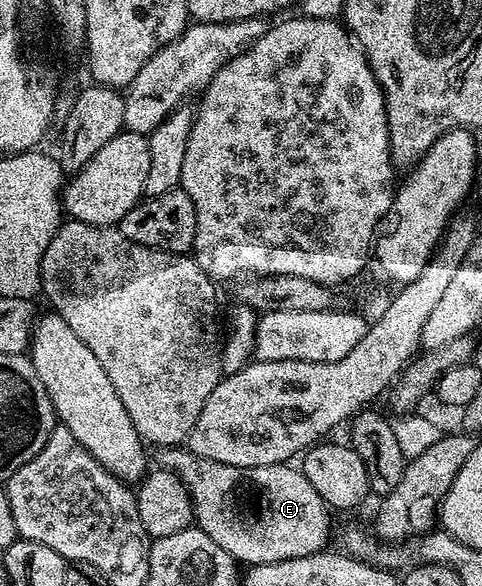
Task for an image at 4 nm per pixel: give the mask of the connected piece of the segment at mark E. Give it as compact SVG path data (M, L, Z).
M162 446L156 450L156 464L173 471L184 483L192 499L194 522L211 536L223 551L240 564L252 567L305 558L322 552L331 533L331 511L322 496L315 491L302 470L290 464L268 464L267 467L237 468L231 464L204 459L182 446Z

